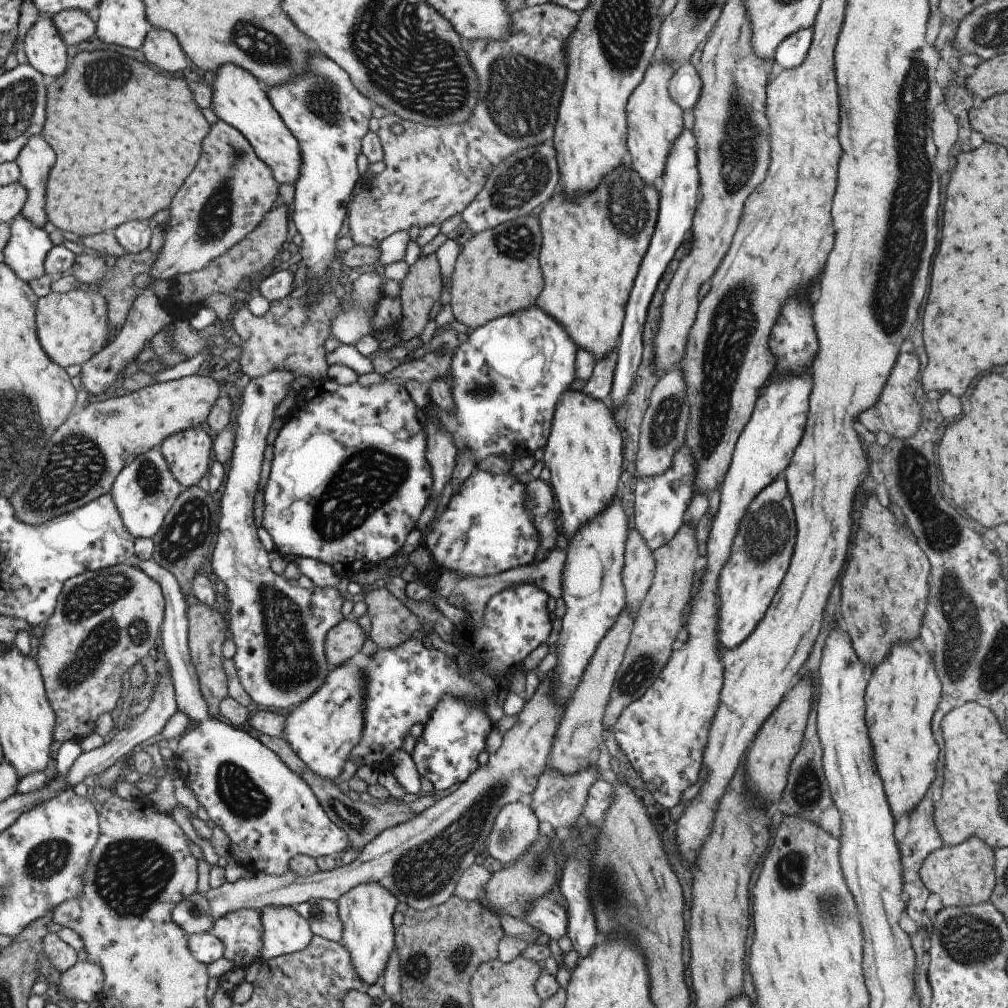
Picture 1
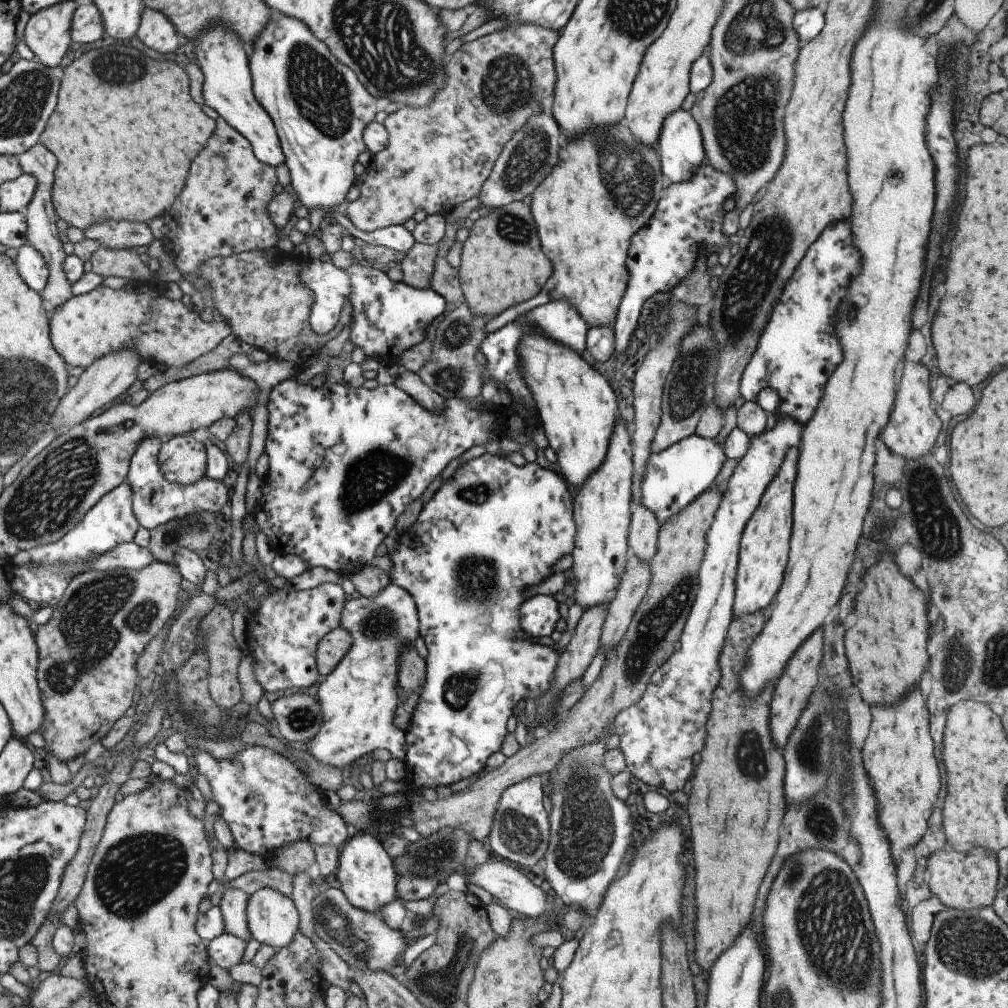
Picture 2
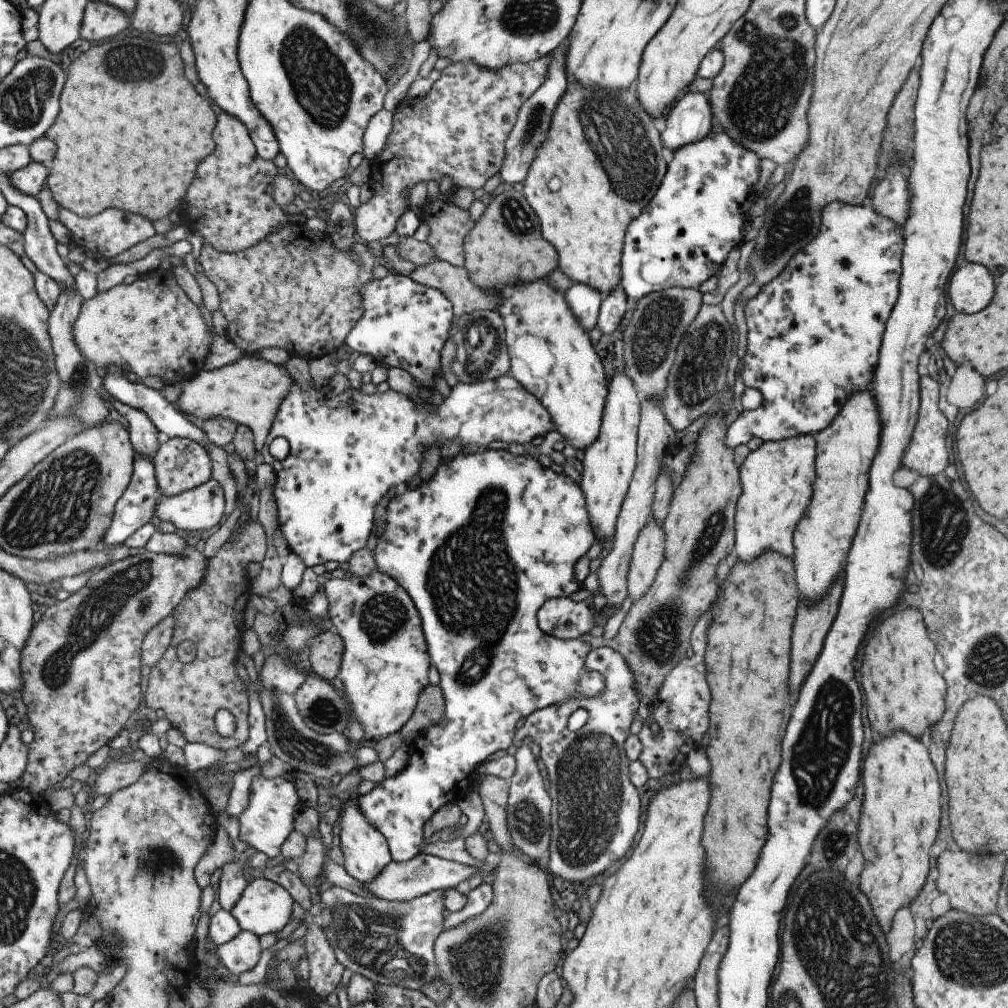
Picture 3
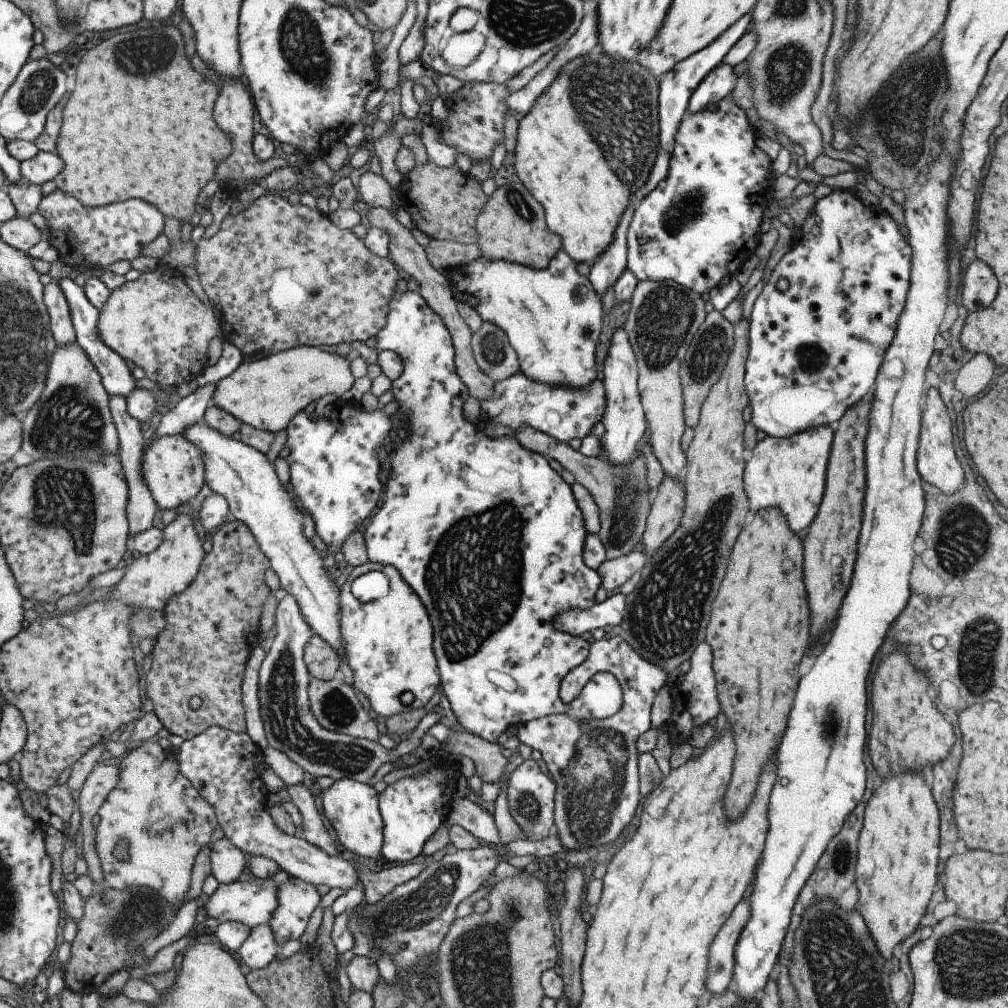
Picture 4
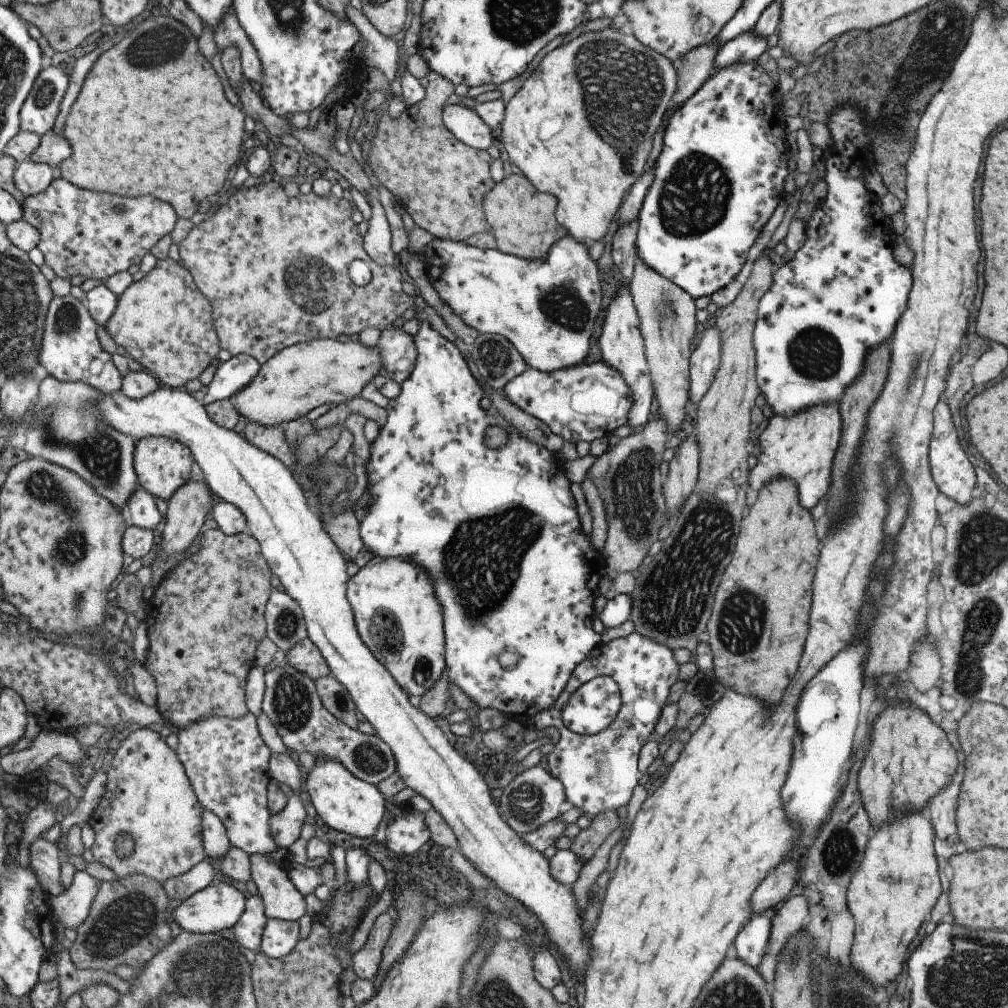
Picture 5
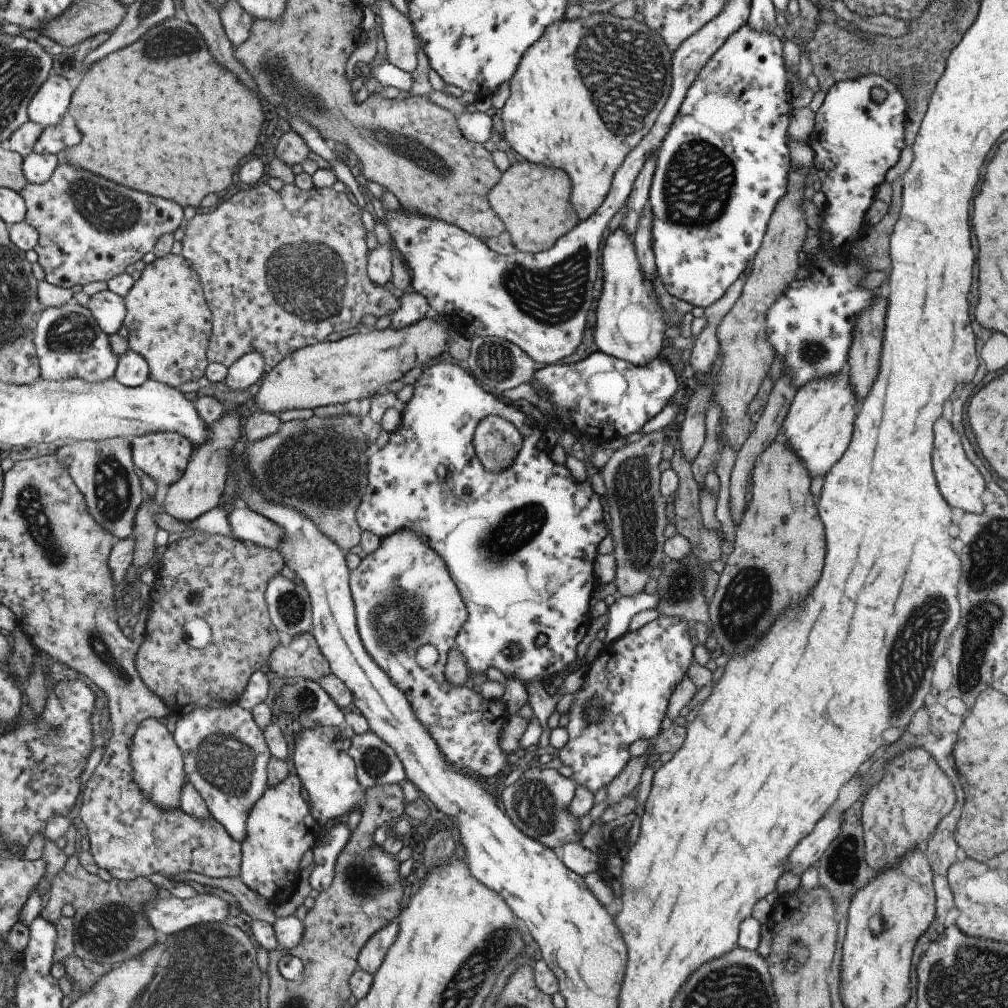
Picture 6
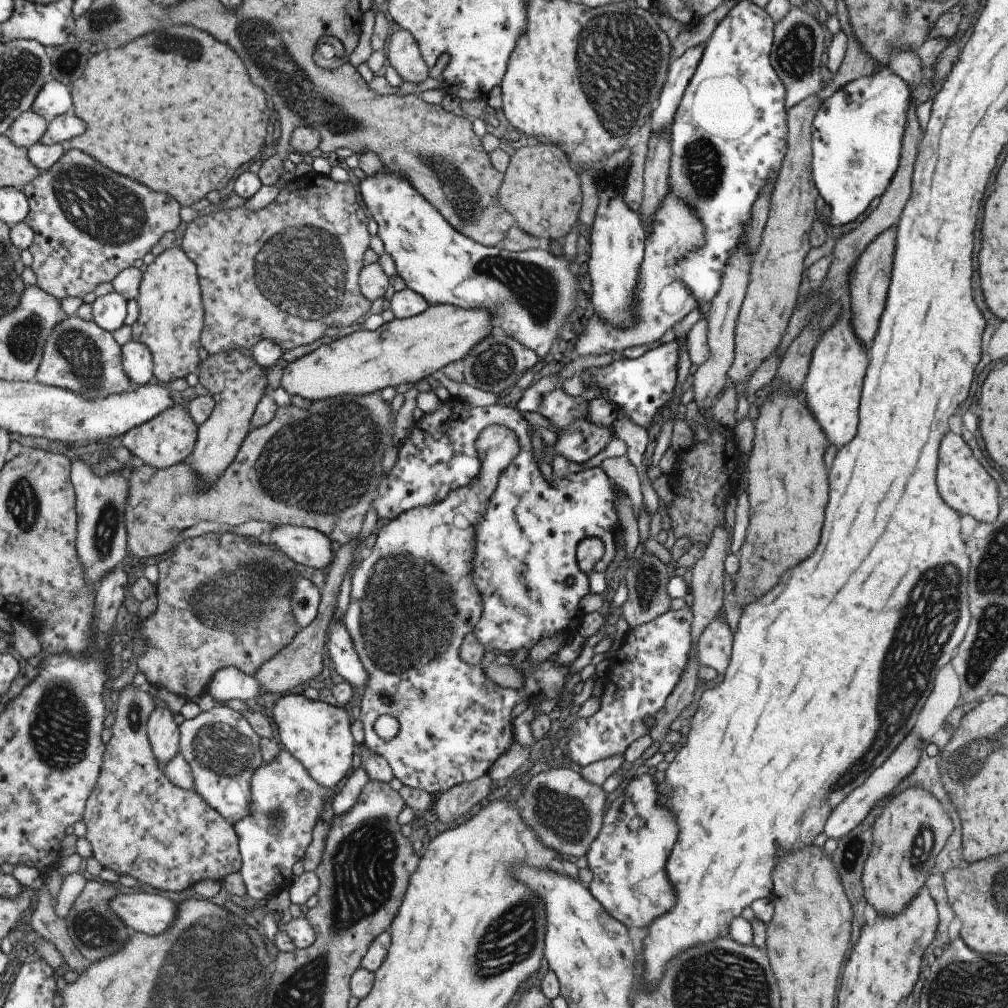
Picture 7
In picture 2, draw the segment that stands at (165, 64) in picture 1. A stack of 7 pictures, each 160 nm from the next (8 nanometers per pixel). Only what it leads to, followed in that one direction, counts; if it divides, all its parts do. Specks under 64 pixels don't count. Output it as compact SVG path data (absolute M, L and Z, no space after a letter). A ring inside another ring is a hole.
M149 8L141 11L136 36L145 46L161 54L169 54L179 46L179 36L171 22L161 12Z

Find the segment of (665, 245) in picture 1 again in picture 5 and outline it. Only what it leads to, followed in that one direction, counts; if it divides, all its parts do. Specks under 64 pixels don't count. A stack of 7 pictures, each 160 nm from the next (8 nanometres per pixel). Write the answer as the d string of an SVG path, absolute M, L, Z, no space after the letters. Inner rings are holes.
M752 30L741 31L731 40L725 41L716 52L713 69L729 66L734 62L747 62L757 57L767 48L767 39L758 37Z

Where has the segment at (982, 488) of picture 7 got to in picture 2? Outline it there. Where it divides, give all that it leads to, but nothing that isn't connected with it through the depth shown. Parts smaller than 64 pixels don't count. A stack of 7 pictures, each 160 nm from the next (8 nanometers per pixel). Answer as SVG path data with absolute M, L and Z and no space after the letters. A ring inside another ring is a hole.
M903 364L903 376L897 376L896 393L892 415L887 421L887 426L879 434L879 440L891 450L891 454L903 456L907 460L919 458L919 454L927 454L931 446L935 444L935 438L939 434L941 438L941 423L936 416L933 401L929 399L929 378L928 371L924 365Z

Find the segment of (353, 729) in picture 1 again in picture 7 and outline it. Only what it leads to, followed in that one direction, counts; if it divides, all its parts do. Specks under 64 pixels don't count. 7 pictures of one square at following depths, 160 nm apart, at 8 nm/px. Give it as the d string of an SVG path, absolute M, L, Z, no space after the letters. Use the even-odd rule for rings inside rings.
M490 424L477 435L475 450L481 466L470 482L452 490L440 502L399 514L374 532L369 543L369 555L364 554L351 575L349 604L343 617L353 648L367 672L367 688L359 702L358 720L363 724L364 734L361 745L371 754L381 756L389 764L392 776L403 786L423 790L434 798L457 784L472 782L488 773L493 762L505 754L514 739L511 710L515 704L533 702L541 696L544 701L561 701L563 682L572 669L570 664L555 664L552 656L535 666L523 660L517 664L523 674L523 688L512 690L493 684L484 676L481 667L469 666L457 656L459 644L473 631L481 617L479 592L471 578L475 524L479 522L503 468L519 454L519 442L515 432L505 425ZM381 714L397 720L399 732L395 738L381 740L373 732L373 720Z

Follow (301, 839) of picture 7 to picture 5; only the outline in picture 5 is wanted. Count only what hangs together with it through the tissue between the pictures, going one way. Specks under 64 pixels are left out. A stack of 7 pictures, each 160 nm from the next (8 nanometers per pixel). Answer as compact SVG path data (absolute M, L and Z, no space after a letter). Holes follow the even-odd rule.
M278 783L279 789L286 796L283 808L275 814L270 814L268 826L278 848L286 848L299 837L303 819L306 816L301 799L287 784ZM257 853L248 855L248 859L250 880L262 900L266 918L297 921L305 913L305 902L288 877L287 864L283 860L273 863Z

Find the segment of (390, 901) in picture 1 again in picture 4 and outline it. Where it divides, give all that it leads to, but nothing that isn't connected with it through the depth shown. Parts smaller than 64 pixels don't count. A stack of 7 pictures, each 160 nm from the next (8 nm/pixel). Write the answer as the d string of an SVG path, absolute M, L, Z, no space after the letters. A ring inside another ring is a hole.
M338 778L323 790L319 789L322 812L335 830L337 840L357 856L375 858L382 845L382 818L378 809L378 792L367 783L350 778Z

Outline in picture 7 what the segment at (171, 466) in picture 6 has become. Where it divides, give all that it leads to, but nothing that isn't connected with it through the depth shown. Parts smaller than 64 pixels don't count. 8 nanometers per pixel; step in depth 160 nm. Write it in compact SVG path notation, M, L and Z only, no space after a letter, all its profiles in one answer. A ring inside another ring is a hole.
M173 404L165 412L139 424L137 428L125 432L121 436L121 446L127 448L133 456L137 456L141 462L155 466L155 468L167 468L177 462L183 462L191 455L193 444L195 444L197 426L189 417L187 410L179 404Z

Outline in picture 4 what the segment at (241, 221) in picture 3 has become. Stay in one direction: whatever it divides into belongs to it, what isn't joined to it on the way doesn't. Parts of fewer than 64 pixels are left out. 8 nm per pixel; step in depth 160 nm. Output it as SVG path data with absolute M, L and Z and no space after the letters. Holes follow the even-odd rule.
M227 79L225 82L221 82L219 94L217 94L217 100L215 100L215 108L213 108L213 118L215 118L217 126L225 134L231 136L232 142L231 154L220 165L217 165L214 172L213 179L221 180L219 187L229 184L231 180L247 180L248 178L260 178L256 183L259 185L266 174L284 163L282 160L273 157L266 161L259 161L253 154L251 148L252 129L254 127L253 104L243 79Z

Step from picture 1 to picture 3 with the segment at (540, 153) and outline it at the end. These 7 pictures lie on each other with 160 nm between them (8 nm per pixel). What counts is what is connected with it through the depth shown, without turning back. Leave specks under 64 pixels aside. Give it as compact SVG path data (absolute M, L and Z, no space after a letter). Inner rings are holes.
M555 47L550 52L544 81L519 107L513 128L505 139L503 160L498 170L500 172L501 183L513 184L515 188L520 188L528 166L531 164L536 150L540 147L541 141L546 135L553 109L563 92L565 92L567 83L566 52L561 47Z

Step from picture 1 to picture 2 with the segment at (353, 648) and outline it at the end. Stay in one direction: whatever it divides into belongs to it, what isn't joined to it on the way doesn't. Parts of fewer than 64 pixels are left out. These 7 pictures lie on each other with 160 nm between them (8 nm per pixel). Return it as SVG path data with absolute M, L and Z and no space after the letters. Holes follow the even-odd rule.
M340 626L323 636L314 652L318 674L321 676L329 674L349 650L351 641L349 633Z

